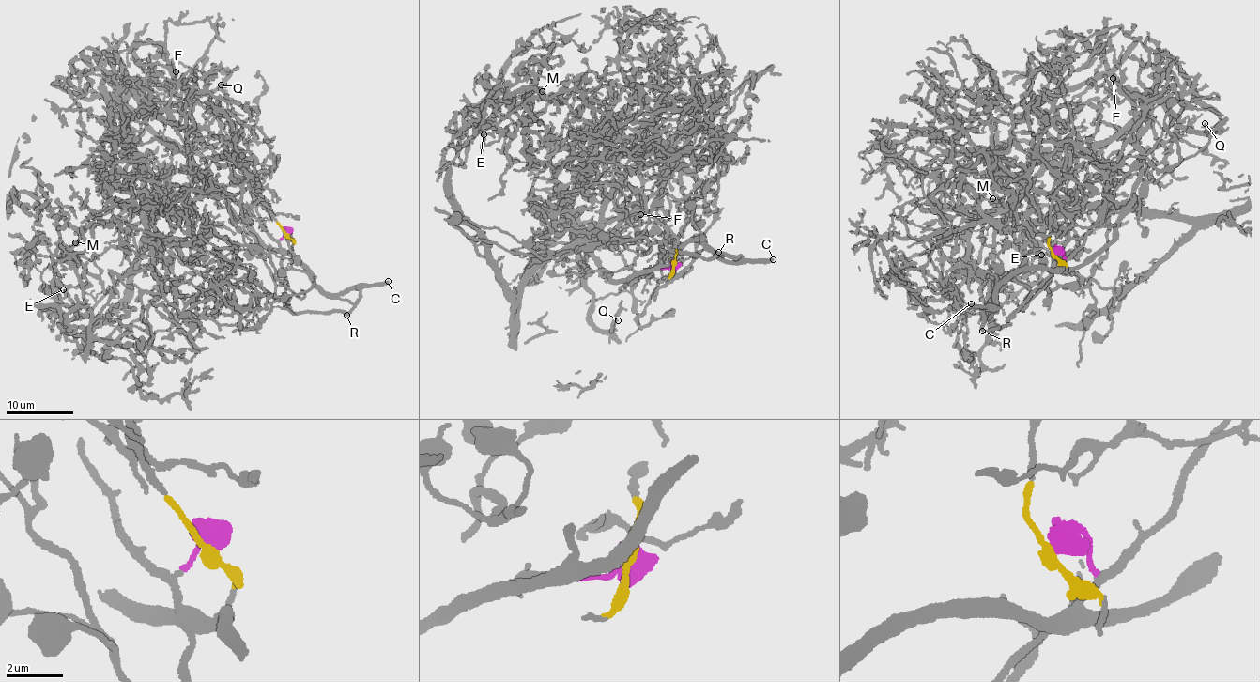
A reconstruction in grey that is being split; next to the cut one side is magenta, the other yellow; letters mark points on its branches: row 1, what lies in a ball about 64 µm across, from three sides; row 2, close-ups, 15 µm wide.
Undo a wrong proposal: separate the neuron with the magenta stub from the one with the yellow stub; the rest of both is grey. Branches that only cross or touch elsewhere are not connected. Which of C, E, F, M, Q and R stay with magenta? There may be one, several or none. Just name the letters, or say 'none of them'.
C, Q, R

